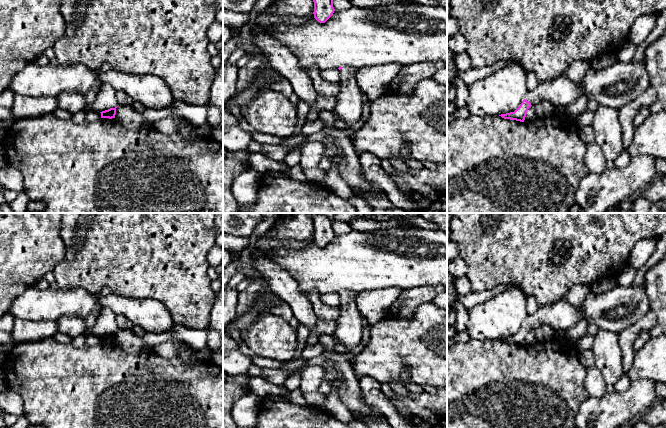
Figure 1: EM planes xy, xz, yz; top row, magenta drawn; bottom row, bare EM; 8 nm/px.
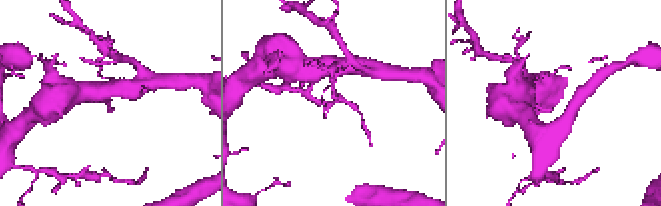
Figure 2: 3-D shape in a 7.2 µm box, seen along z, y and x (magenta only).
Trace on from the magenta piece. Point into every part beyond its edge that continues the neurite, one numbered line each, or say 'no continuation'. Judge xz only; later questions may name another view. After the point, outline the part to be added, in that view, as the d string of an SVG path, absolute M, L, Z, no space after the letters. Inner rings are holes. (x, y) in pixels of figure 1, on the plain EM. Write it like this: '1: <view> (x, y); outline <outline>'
1: xz (349, 326); outline M343 291L340 295L340 316L337 319L334 337L337 338L346 348L345 353L353 360L353 349L362 342L363 321L362 315L357 309L355 293Z

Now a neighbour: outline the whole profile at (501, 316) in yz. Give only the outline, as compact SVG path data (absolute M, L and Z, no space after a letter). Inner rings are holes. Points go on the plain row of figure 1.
M512 287L469 309L466 331L471 339L481 341L506 338L520 330L527 316L527 296L520 288Z

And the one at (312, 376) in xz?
M322 365L308 366L299 373L299 376L301 378L299 390L302 393L317 392L324 381L324 368Z

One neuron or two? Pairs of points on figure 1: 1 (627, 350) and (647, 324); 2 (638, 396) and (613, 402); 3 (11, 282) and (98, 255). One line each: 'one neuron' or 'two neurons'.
1: one neuron
2: one neuron
3: two neurons

